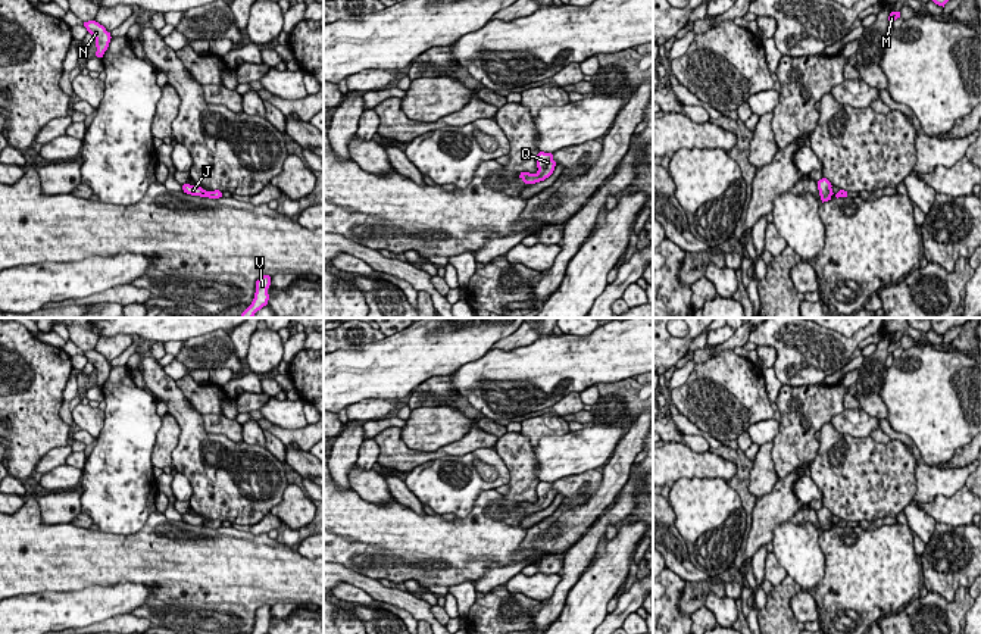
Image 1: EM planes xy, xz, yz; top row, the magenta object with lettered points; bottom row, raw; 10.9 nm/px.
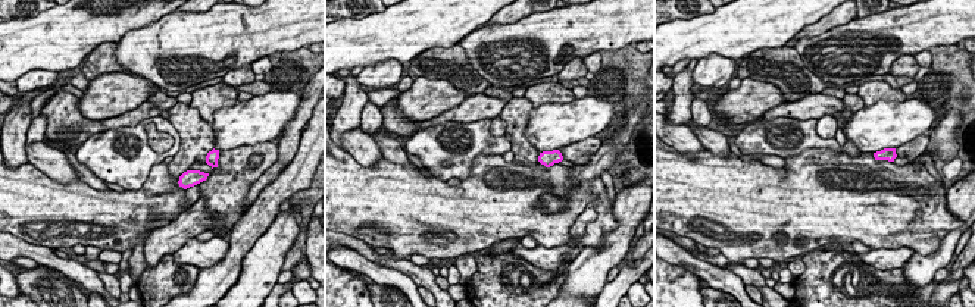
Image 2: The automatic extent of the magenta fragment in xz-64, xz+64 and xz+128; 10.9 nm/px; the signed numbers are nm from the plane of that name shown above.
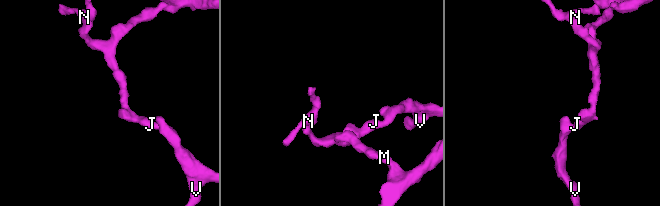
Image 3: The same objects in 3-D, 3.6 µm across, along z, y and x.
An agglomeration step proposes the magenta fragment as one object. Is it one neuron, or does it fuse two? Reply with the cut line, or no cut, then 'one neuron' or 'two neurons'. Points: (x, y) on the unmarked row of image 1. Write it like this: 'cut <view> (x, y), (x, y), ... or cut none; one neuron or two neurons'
cut none; one neuron

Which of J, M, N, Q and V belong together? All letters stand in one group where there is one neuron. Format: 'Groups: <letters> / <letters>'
Groups: J M N Q V

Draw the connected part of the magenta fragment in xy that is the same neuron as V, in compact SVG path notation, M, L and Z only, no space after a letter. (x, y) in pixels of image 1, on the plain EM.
M263 605L256 610L256 622L252 634L268 634L269 624L268 618L271 615L271 606Z

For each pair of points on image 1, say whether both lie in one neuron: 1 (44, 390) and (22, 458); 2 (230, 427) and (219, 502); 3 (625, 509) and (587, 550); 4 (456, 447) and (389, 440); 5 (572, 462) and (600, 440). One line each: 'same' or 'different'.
1: same
2: different
3: same
4: same
5: same

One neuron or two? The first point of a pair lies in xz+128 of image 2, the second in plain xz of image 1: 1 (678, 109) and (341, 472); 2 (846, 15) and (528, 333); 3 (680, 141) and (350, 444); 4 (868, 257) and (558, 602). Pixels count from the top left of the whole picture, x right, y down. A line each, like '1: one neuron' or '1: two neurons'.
1: one neuron
2: one neuron
3: two neurons
4: two neurons

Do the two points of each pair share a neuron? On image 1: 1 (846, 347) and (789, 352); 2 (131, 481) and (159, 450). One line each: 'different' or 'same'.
1: same
2: different

